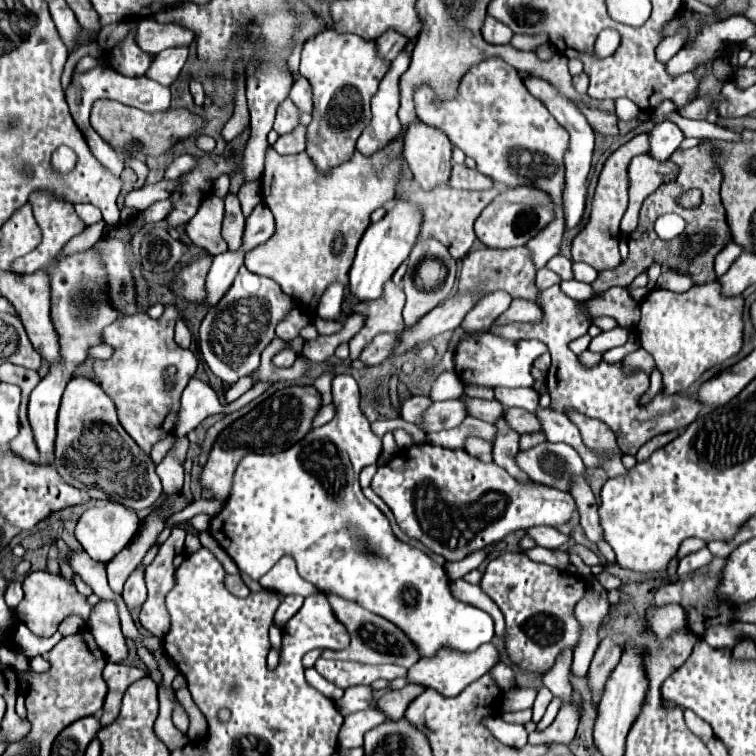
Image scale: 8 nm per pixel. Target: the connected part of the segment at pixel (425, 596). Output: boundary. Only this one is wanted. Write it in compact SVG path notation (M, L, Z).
M340 374L340 376L336 376L336 378L332 380L332 396L334 396L336 416L334 416L328 424L324 424L324 426L320 426L320 428L316 428L316 430L310 430L308 436L304 436L304 440L300 440L298 444L294 444L292 448L288 448L288 450L284 450L284 452L276 452L276 454L252 454L252 452L250 452L250 454L246 454L246 456L240 460L240 464L238 464L238 468L236 468L236 474L234 474L232 492L230 492L228 500L226 500L226 506L222 508L222 514L212 518L210 534L212 534L212 536L222 544L222 548L234 558L234 562L238 564L238 568L240 568L242 572L246 572L246 574L248 574L250 578L254 578L254 580L258 580L264 572L268 572L284 554L294 556L294 560L296 560L296 564L298 564L298 574L300 574L304 580L312 582L320 592L334 592L336 596L342 596L342 598L346 598L346 600L358 602L362 608L366 608L366 610L370 610L370 612L374 612L374 614L378 614L378 616L390 620L392 624L400 626L400 630L412 640L412 644L416 644L416 648L418 648L418 652L420 652L422 658L434 656L440 648L456 648L458 652L474 652L480 644L490 642L492 636L494 636L494 622L492 622L490 614L486 614L484 610L480 610L480 608L476 608L476 606L470 606L470 604L466 604L466 602L458 602L458 600L450 594L450 580L448 580L444 568L438 566L432 558L428 558L422 550L418 550L418 548L414 548L414 546L408 546L408 544L400 542L400 540L392 534L392 528L390 528L388 518L386 518L386 516L362 494L362 488L360 488L360 484L358 484L358 474L360 474L360 470L362 470L364 466L376 464L376 462L378 462L378 456L380 456L380 452L382 452L382 438L378 438L378 436L370 430L370 422L368 422L368 418L366 418L366 416L362 414L362 410L360 410L360 390L358 390L358 384L356 384L356 380L354 380L350 374Z

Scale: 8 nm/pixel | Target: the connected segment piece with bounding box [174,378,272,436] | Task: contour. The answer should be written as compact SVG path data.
M192 378L182 392L182 406L180 406L180 424L176 426L174 436L186 436L192 432L206 416L210 414L229 414L241 409L255 398L262 395L272 383L259 382L240 398L232 403L222 405L218 402L216 392L198 378Z

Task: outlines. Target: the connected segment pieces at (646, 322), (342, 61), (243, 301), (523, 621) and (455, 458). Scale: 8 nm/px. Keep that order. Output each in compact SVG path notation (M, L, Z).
M708 282L702 286L690 288L688 292L682 292L682 294L672 292L672 290L662 290L662 288L654 288L652 292L648 292L648 296L644 298L644 304L640 304L640 320L634 326L634 332L640 340L640 346L654 356L656 366L662 372L662 392L676 394L676 392L686 390L708 368L740 352L742 348L742 306L744 306L742 296L724 298L720 294L718 282Z
M328 28L304 44L300 74L310 82L314 90L314 110L312 110L312 122L306 128L306 150L304 152L312 158L320 174L330 174L334 166L340 166L340 162L350 160L350 156L354 156L356 140L372 120L370 98L376 94L378 84L388 72L388 68L390 64L384 64L384 60L380 60L376 52L376 42L364 40L356 34L340 34Z
M246 266L240 268L232 288L224 298L208 310L202 326L202 358L210 370L224 382L234 384L238 378L248 376L260 364L260 352L274 338L276 324L292 310L292 298L282 288L264 276L252 274Z
M505 551L488 562L480 588L502 610L506 620L504 646L510 660L522 670L542 676L554 666L558 654L576 646L582 628L574 616L574 606L588 590L582 576L532 562L524 552Z
M414 444L398 452L386 464L380 464L372 480L372 490L388 504L396 518L396 524L404 534L422 542L426 548L430 548L434 554L442 556L448 562L458 562L474 550L482 550L484 546L500 542L504 536L516 530L526 530L540 524L564 524L576 512L576 502L568 492L544 488L536 482L518 482L494 462L482 462L462 448L450 450L432 444Z

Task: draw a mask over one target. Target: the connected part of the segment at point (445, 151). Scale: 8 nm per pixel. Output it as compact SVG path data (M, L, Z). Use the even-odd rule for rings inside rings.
M416 120L404 132L402 152L414 180L424 190L448 184L452 170L452 142L444 136L444 132Z

